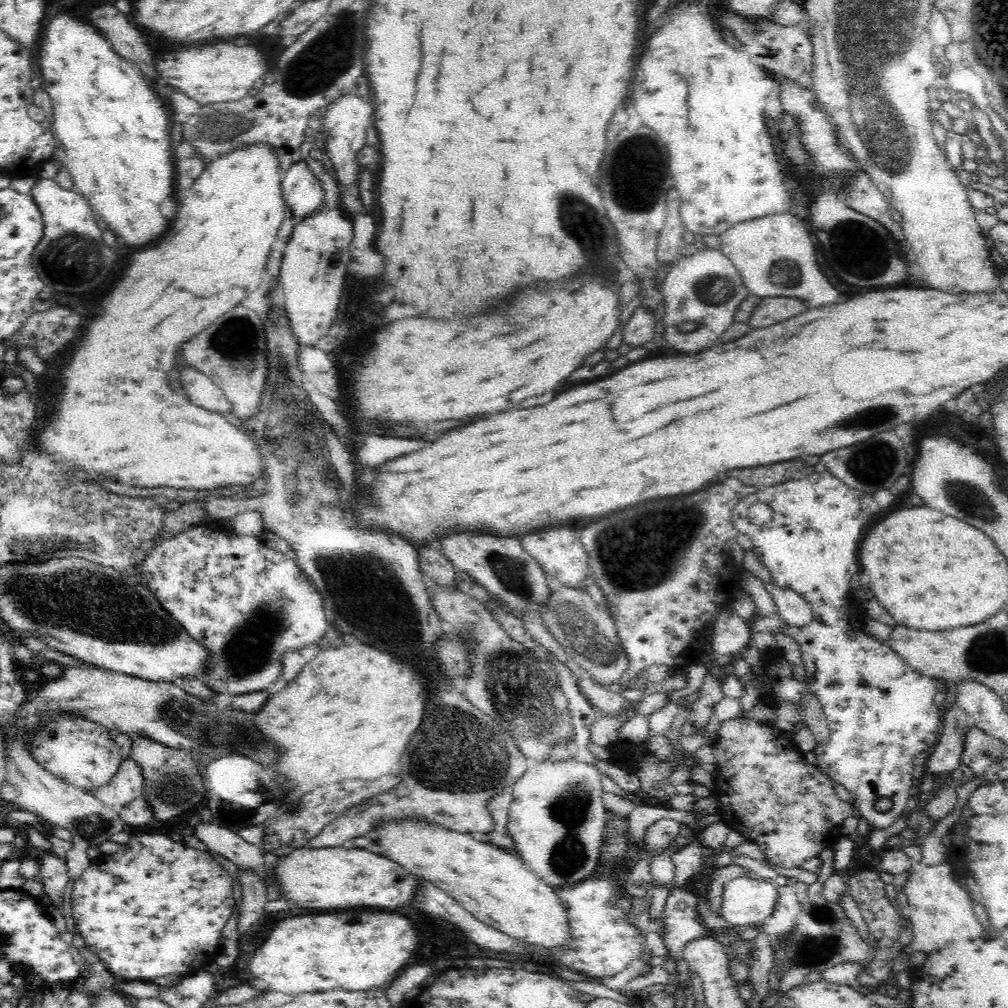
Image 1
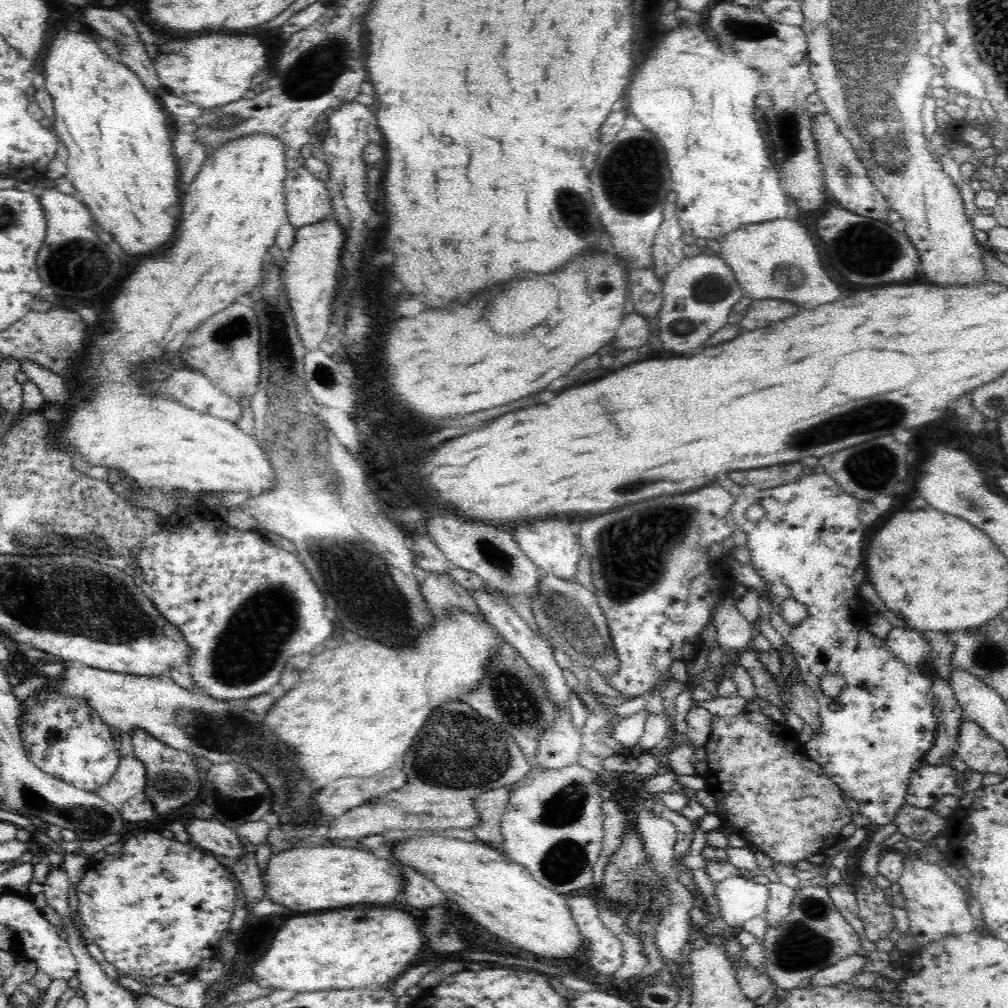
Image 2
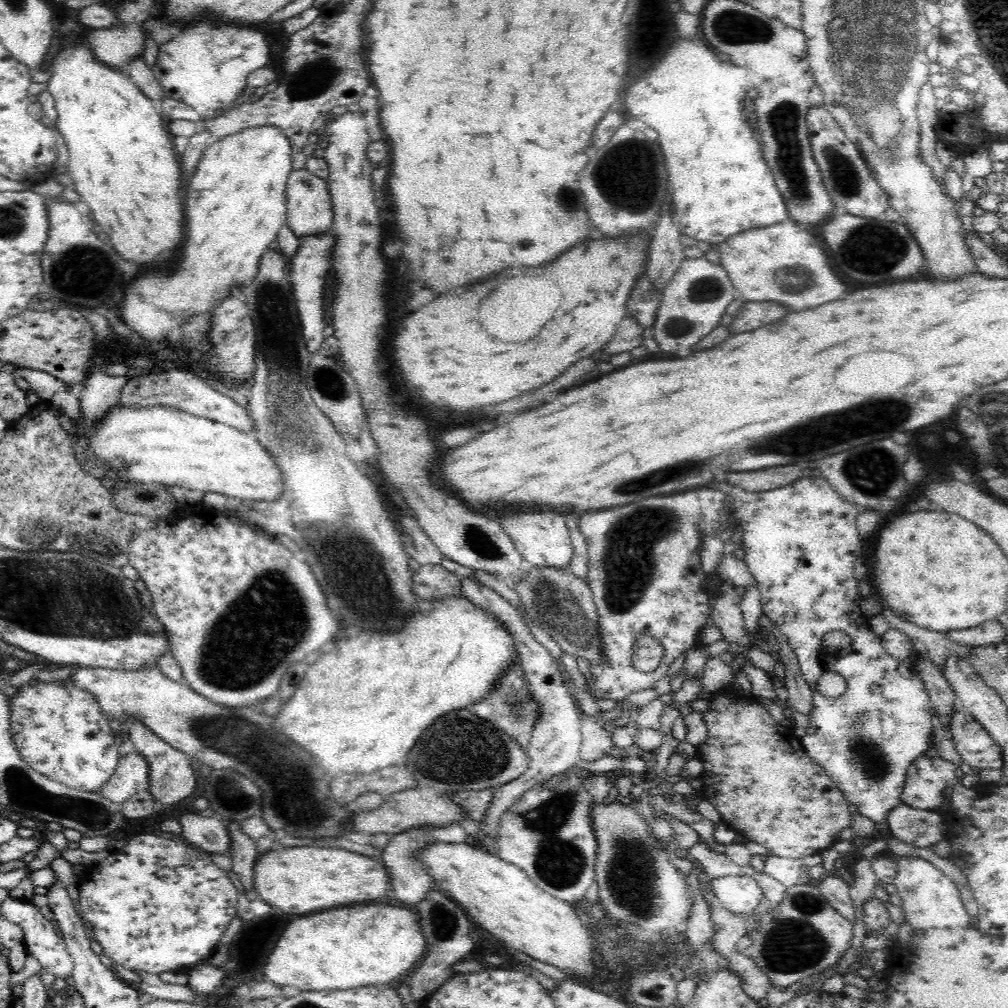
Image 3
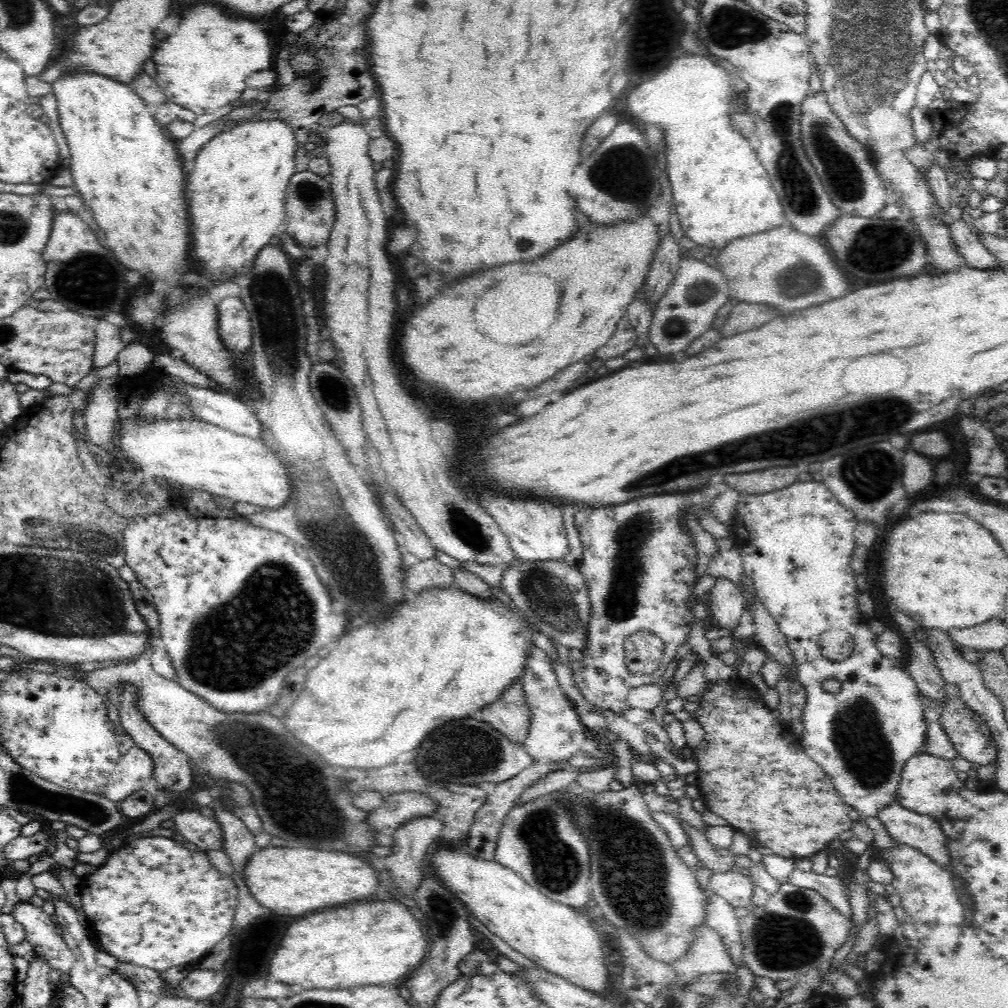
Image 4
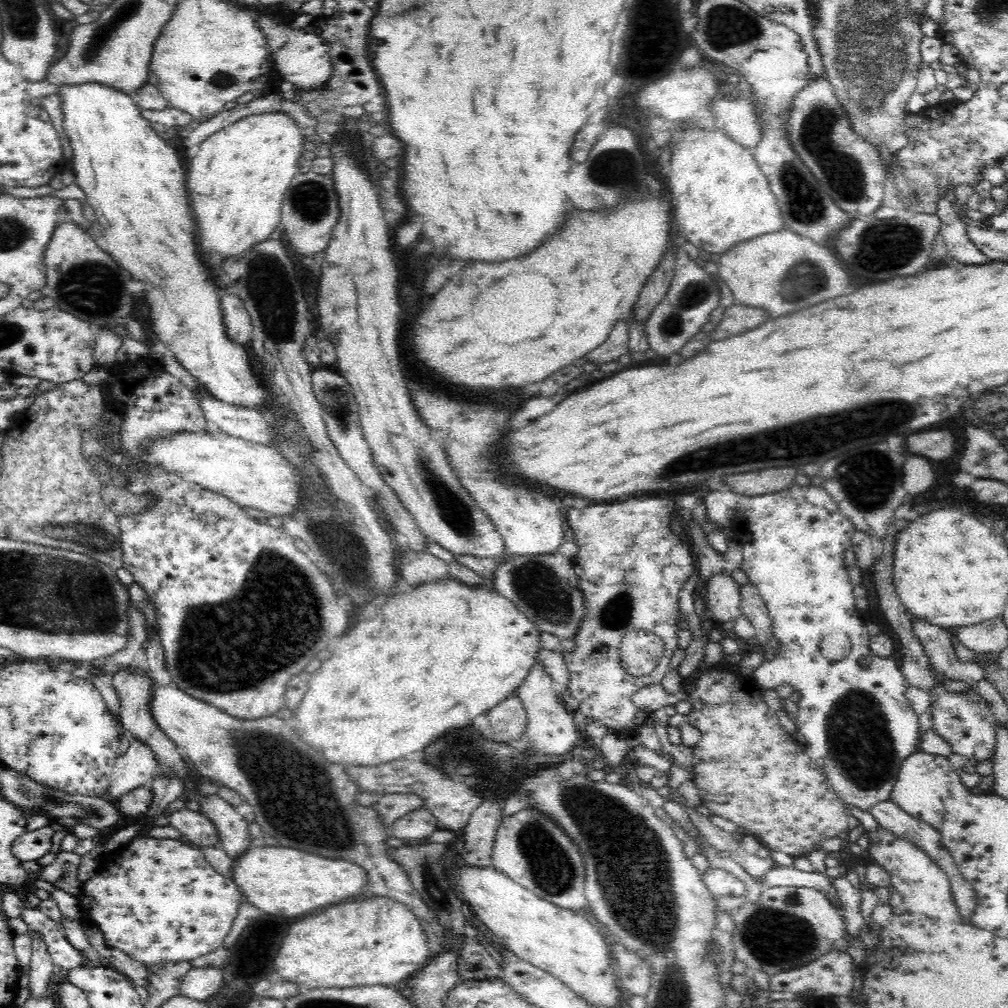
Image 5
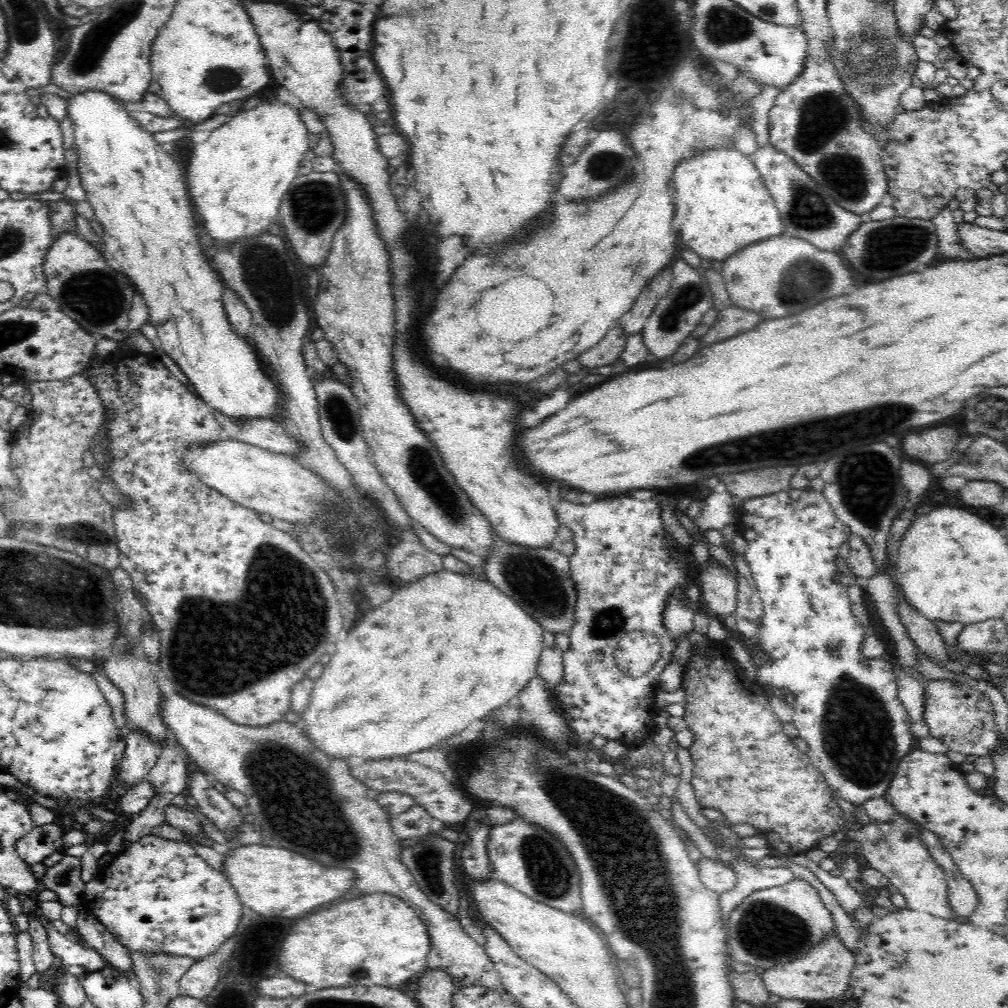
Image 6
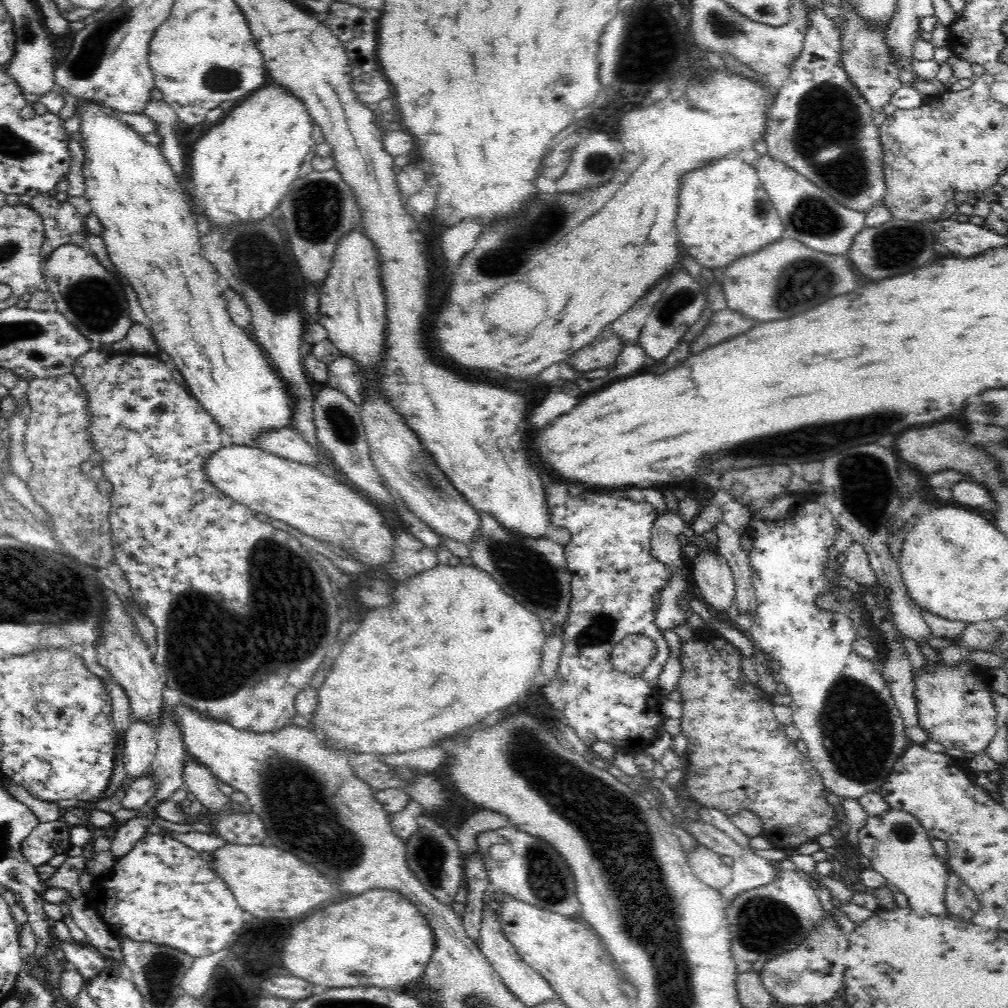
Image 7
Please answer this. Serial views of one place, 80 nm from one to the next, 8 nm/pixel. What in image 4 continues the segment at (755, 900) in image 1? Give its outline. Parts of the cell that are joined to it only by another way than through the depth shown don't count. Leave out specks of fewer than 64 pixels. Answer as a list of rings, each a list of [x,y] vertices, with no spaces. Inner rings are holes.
[[[736,871],[714,872],[710,876],[708,888],[724,898],[733,908],[751,907],[753,879]]]

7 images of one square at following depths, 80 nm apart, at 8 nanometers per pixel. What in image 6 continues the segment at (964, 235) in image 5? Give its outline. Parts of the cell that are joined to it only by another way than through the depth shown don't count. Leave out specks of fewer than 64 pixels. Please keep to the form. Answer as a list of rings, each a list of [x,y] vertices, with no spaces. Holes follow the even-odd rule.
[[[949,207],[942,208],[935,218],[932,218],[932,221],[937,230],[939,254],[948,259],[976,260],[976,256],[964,247],[964,243],[958,235],[959,224],[954,222],[954,216]]]

